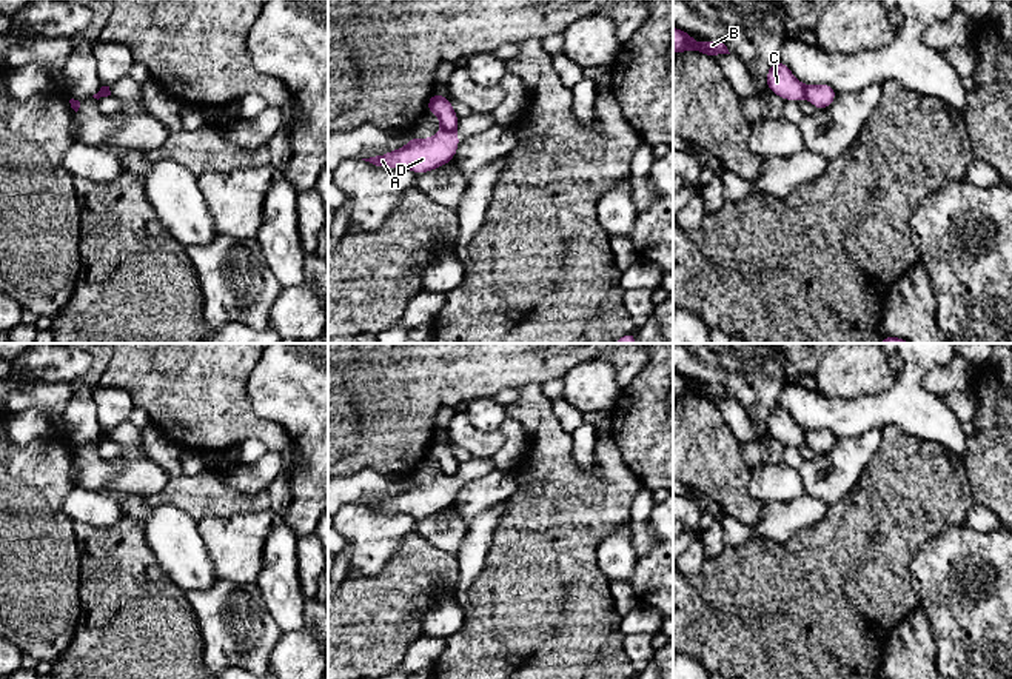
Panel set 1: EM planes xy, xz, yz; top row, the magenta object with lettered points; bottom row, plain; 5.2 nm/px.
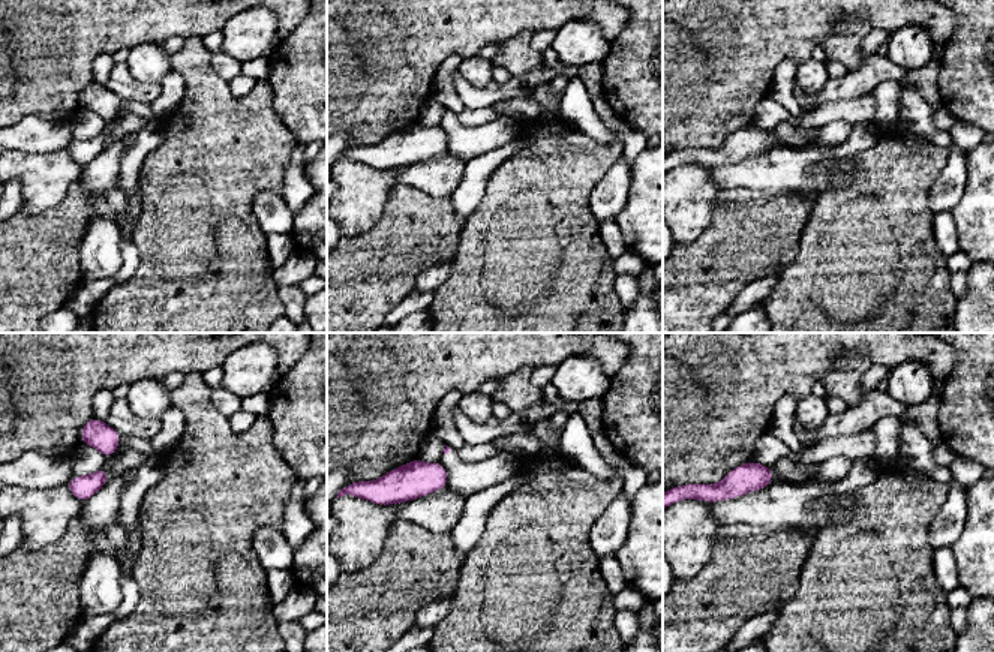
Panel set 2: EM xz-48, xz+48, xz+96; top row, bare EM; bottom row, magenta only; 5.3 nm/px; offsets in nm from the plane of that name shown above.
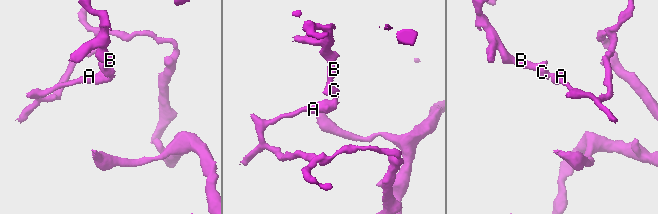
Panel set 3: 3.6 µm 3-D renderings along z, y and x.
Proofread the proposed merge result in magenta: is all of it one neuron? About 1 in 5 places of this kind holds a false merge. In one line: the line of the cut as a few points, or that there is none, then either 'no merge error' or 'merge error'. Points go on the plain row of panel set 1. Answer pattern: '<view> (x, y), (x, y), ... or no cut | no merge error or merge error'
xz (444, 473), (455, 474) | merge error

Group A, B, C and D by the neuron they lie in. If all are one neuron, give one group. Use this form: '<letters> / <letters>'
A D / B C

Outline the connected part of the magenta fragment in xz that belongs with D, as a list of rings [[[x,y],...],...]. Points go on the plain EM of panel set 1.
[[[442,474],[430,483],[417,483],[411,479],[405,491],[362,505],[382,513],[407,513],[414,519],[422,519],[454,505],[461,487],[456,474]]]

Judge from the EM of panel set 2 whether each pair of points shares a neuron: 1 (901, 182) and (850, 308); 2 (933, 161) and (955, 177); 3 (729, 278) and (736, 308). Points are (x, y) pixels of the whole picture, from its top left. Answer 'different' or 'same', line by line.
1: same
2: different
3: different

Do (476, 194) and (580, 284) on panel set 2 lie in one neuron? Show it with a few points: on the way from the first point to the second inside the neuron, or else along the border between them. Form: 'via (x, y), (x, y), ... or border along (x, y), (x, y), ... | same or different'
border along (498, 167), (488, 182), (479, 207), (465, 224) | different

